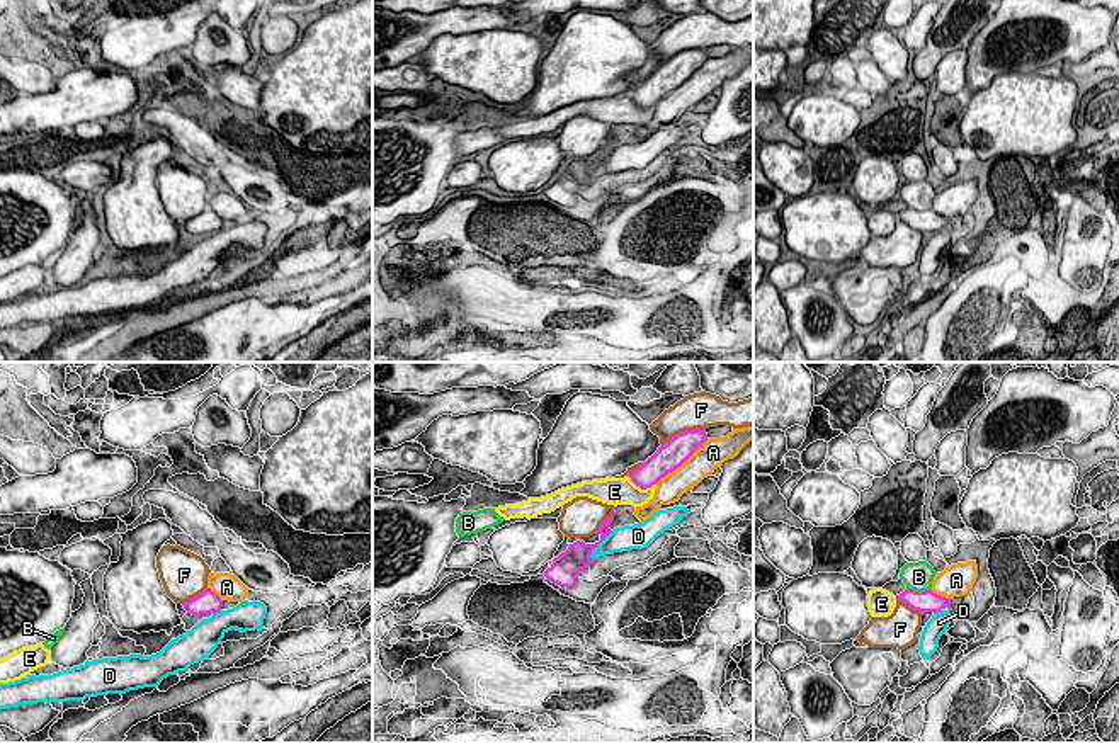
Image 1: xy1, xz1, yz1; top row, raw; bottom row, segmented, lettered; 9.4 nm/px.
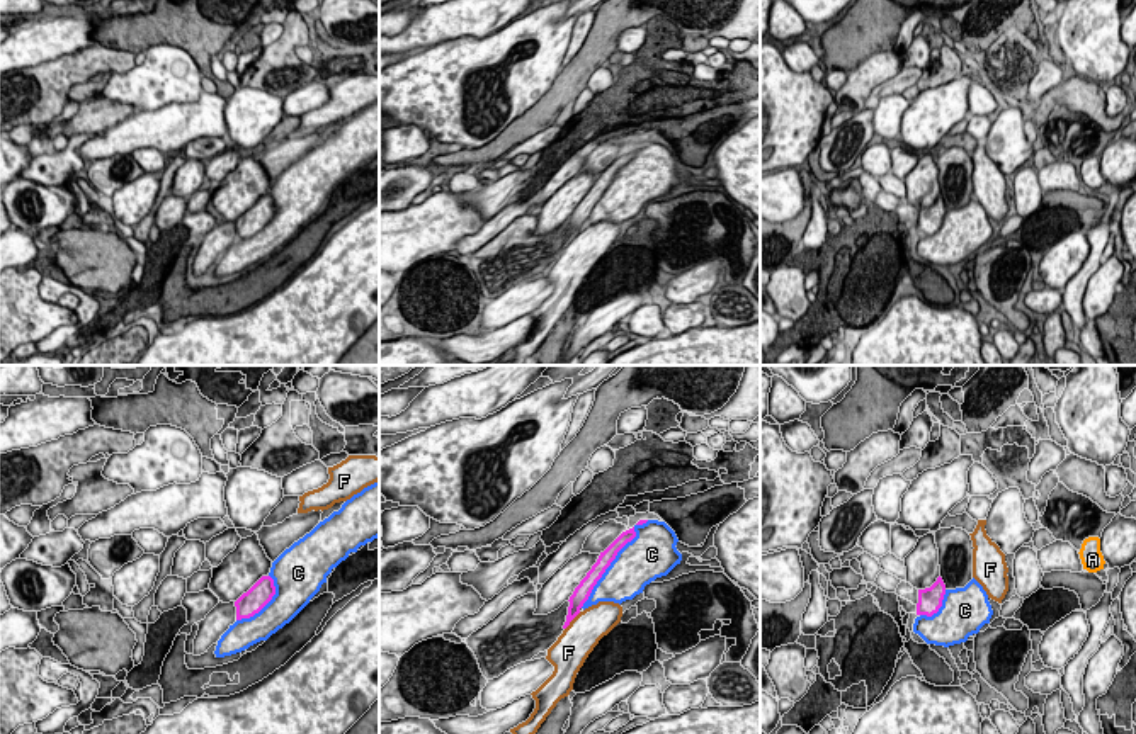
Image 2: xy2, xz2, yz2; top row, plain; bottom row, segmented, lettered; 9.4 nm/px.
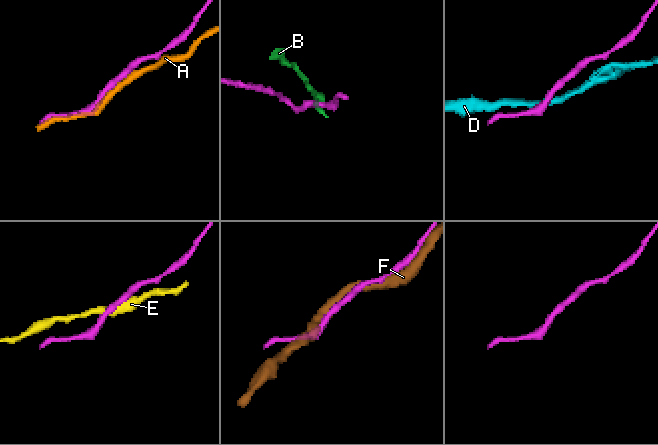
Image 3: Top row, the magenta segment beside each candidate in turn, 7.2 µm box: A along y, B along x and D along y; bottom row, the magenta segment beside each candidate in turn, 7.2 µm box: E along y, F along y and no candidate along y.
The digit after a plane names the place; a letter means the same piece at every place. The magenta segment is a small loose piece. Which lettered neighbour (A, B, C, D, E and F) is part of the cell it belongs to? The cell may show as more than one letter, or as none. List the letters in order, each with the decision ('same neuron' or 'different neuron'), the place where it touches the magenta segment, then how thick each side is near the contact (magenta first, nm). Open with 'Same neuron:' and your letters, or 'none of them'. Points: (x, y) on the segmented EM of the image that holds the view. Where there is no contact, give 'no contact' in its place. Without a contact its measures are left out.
Same neuron: A
A: same neuron | xz1 (681, 465) | 280/260 nm
B: different neuron | yz1 (919, 592) | 200/280 nm
C: different neuron | xz2 (613, 559) | 140/440 nm
D: different neuron | xz1 (597, 544) | 240/220 nm
E: different neuron | xz1 (641, 488) | 240/260 nm
F: different neuron | xz1 (682, 432) | 280/320 nm

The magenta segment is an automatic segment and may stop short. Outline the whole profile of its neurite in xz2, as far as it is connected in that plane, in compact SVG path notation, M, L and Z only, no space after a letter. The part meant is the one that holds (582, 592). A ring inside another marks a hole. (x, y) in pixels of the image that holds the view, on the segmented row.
M634 527L622 532L604 552L600 552L597 562L592 566L592 569L587 573L587 576L580 581L580 584L575 588L573 595L570 596L570 607L568 615L563 629L570 625L570 622L580 613L580 608L588 600L594 586L602 578L605 569L611 566L611 562L616 559L617 552L633 539L636 537Z

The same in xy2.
M262 576L247 593L236 601L236 620L250 618L258 613L275 595L274 579Z

